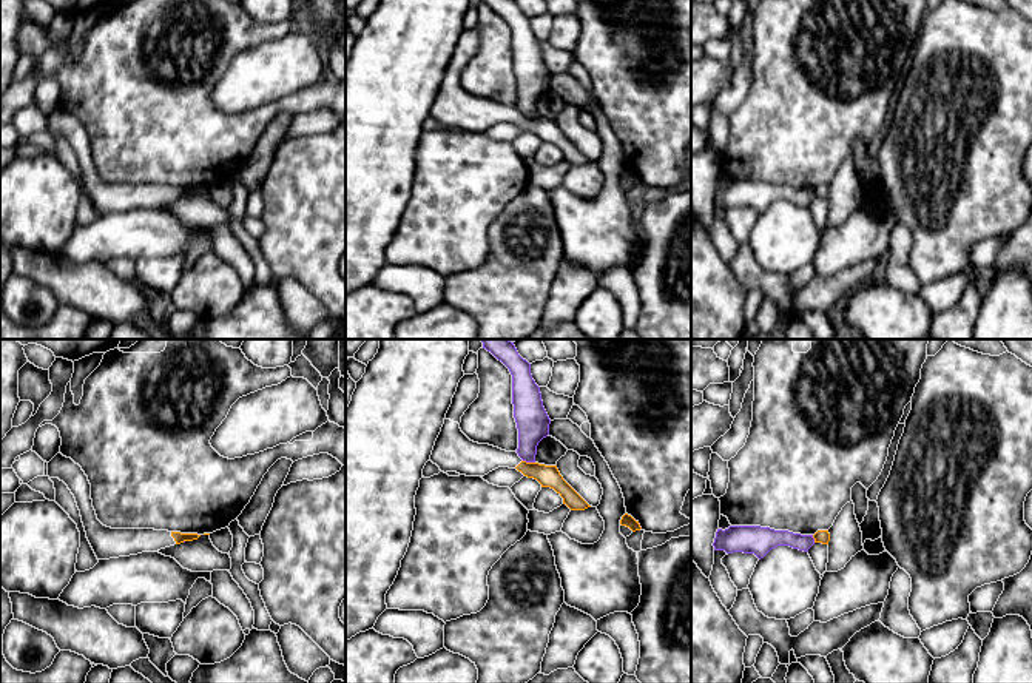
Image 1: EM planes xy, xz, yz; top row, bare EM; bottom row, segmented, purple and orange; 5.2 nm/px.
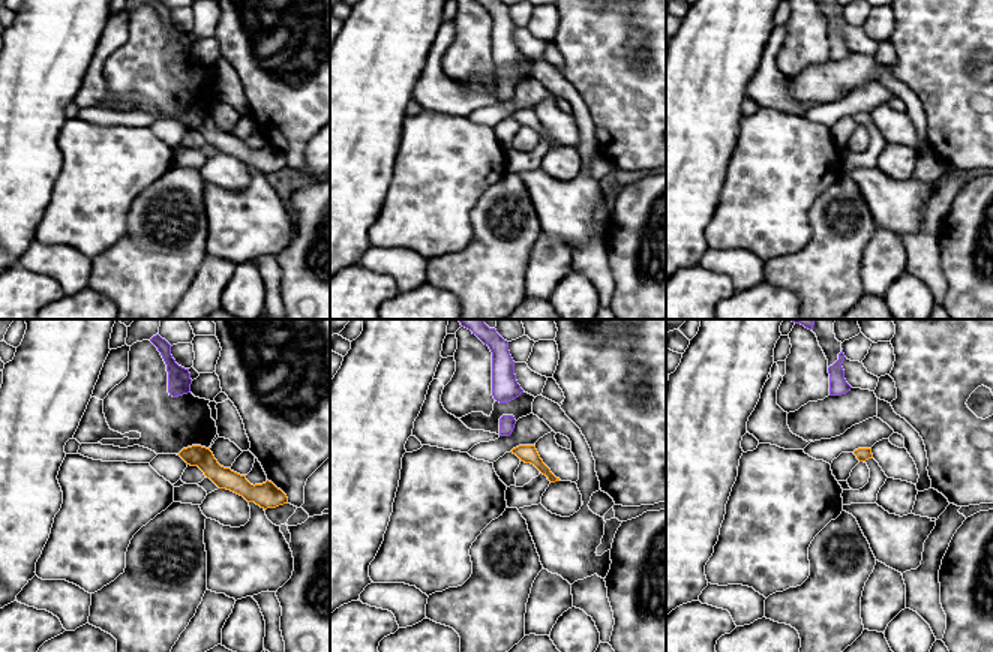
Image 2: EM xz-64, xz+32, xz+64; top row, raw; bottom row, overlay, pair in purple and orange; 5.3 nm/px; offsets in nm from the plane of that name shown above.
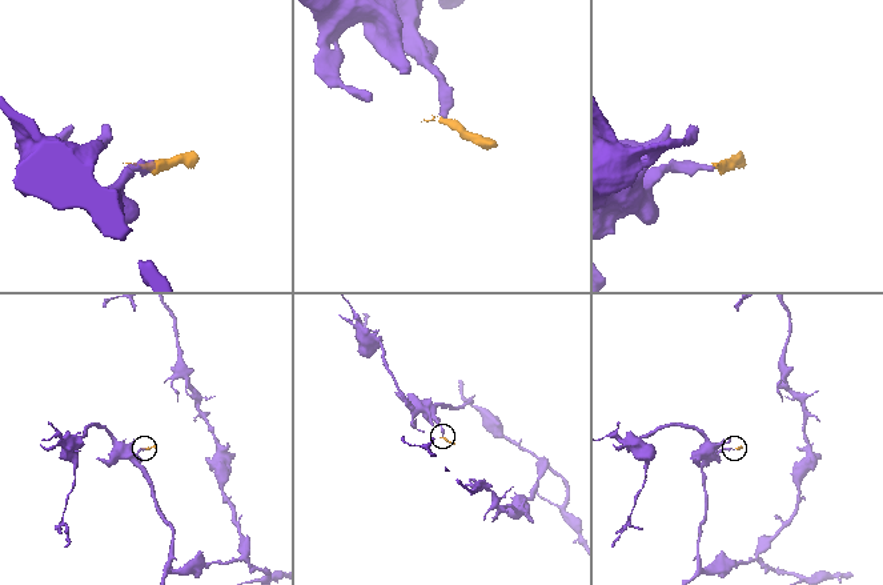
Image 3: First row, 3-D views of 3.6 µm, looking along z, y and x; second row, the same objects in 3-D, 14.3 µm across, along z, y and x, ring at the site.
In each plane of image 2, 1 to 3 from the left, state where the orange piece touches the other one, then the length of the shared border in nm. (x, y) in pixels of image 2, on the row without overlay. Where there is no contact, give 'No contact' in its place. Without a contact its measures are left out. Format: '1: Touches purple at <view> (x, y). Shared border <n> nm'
1: No contact
2: No contact
3: No contact

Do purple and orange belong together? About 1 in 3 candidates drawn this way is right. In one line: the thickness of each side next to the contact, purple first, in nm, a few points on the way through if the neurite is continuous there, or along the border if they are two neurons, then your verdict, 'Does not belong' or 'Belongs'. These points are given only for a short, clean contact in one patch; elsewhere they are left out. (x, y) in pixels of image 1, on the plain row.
Thickness 170 nm (purple) against 110 nm. Boundary: xz (523, 114), (534, 117). Does not belong

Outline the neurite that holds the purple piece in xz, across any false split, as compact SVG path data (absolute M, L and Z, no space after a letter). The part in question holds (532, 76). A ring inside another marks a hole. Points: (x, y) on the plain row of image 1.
M483 0L512 29L514 72L518 83L518 111L535 117L538 97L549 89L551 74L543 62L540 42L531 29L531 19L523 14L515 0Z

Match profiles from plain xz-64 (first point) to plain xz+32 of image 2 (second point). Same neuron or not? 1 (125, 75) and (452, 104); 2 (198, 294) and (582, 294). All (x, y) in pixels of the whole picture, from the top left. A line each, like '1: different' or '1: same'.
1: different
2: different

